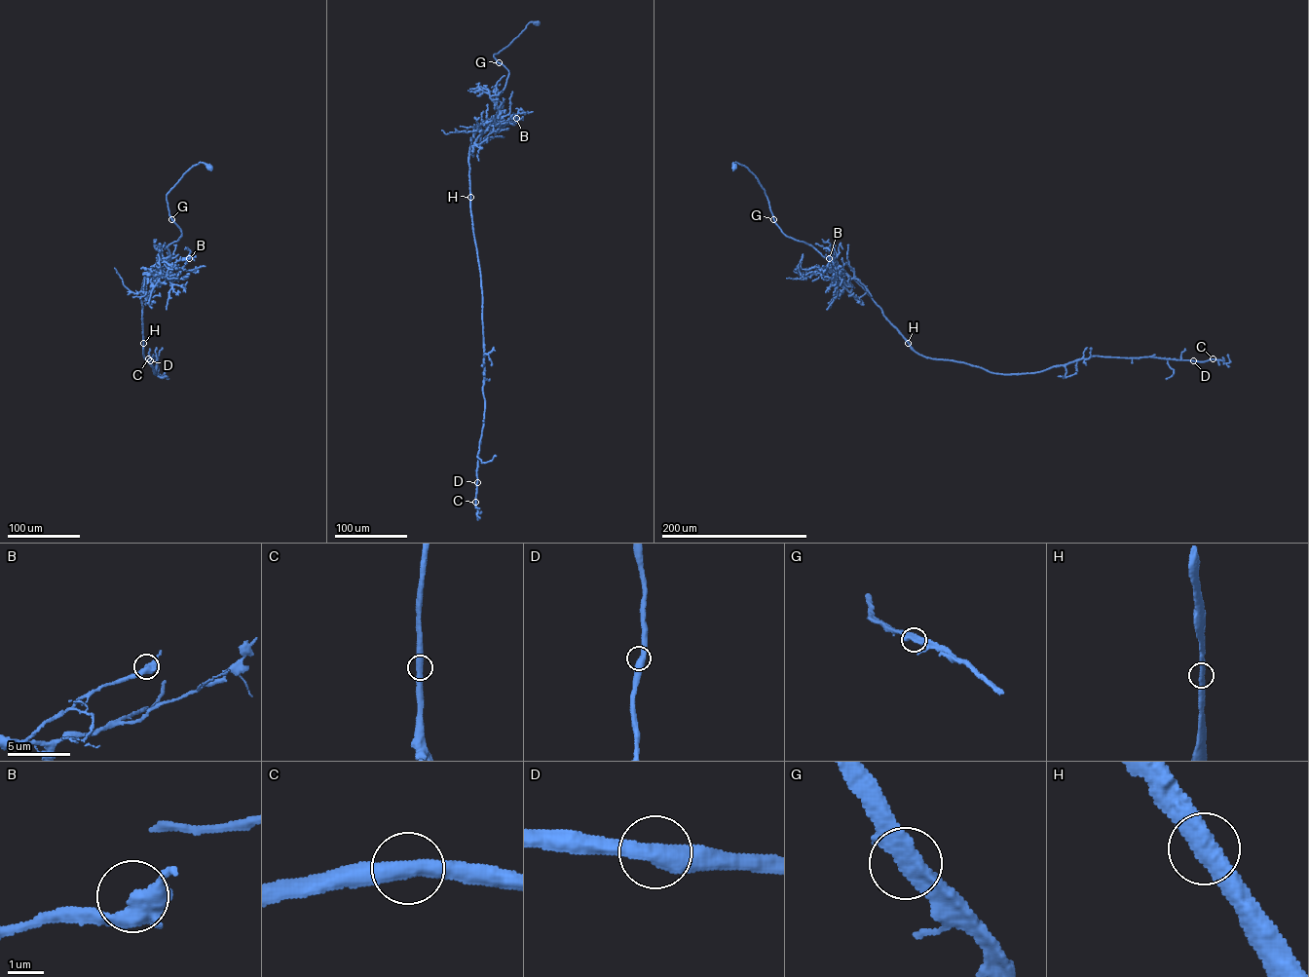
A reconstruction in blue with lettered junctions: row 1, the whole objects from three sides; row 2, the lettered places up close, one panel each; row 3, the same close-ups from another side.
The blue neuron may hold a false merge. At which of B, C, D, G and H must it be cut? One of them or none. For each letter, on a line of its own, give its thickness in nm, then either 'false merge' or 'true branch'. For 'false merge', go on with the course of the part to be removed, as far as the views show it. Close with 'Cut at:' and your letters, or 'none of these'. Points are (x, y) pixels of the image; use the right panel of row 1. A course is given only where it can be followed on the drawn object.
B: 500 nm thick; true branch
C: 440 nm thick; true branch
D: 480 nm thick; true branch
G: 460 nm thick; true branch
H: 480 nm thick; true branch
Cut at: none of these

